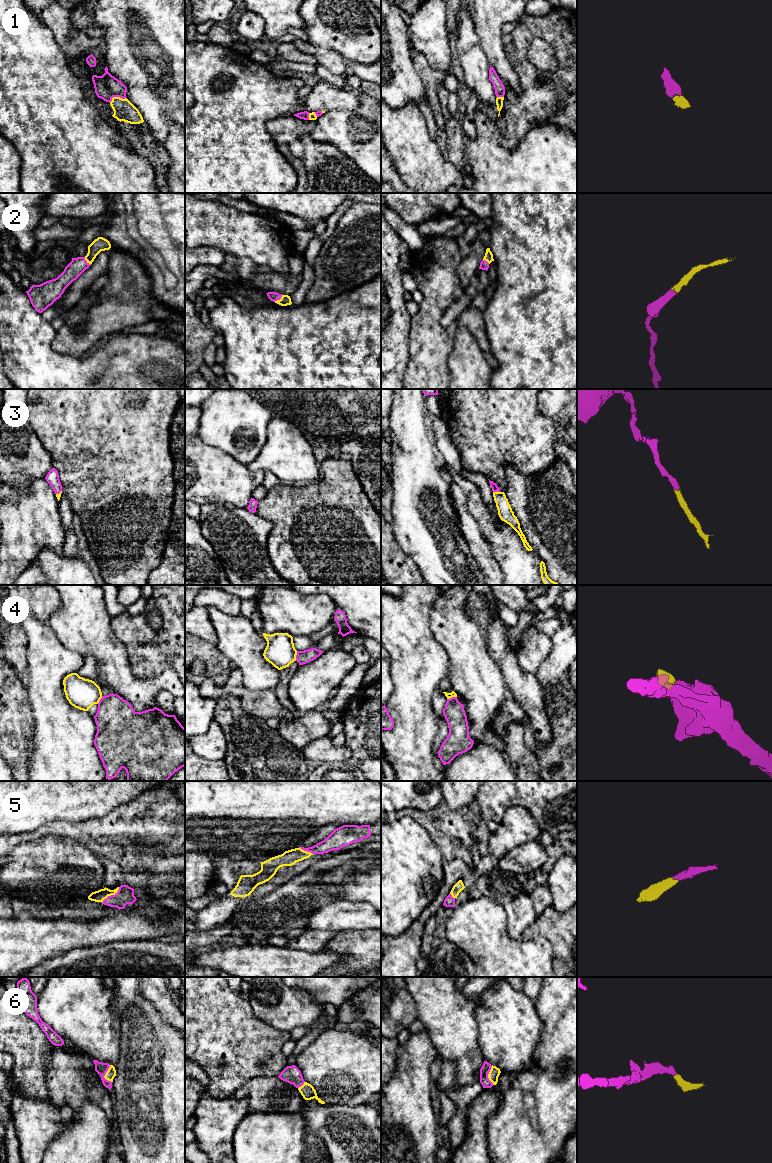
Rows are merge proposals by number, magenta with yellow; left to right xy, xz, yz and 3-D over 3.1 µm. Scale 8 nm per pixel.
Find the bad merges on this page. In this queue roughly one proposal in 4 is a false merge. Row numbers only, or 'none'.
4

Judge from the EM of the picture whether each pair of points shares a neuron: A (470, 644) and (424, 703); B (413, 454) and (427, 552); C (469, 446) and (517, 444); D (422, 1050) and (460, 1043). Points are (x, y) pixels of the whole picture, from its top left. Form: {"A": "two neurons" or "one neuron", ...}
{"A": "two neurons", "B": "one neuron", "C": "one neuron", "D": "two neurons"}

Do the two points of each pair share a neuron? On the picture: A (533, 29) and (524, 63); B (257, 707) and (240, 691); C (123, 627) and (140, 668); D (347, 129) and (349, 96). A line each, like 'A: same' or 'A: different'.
A: same
B: same
C: same
D: different

